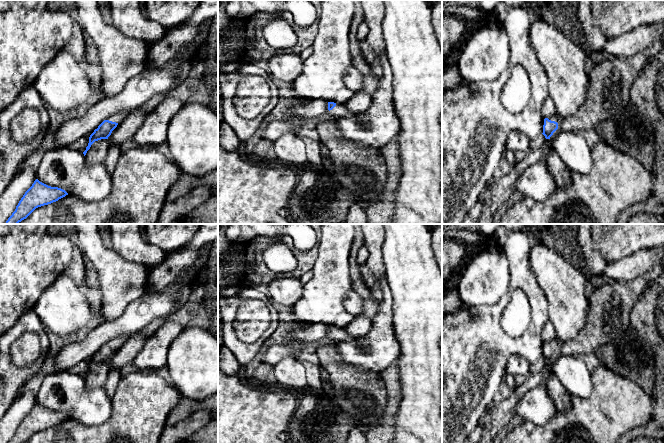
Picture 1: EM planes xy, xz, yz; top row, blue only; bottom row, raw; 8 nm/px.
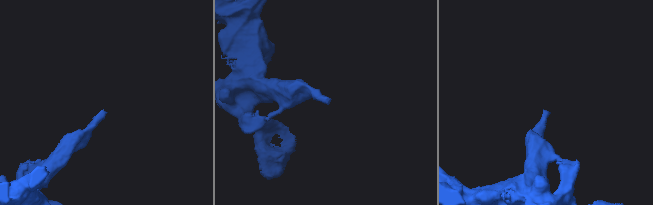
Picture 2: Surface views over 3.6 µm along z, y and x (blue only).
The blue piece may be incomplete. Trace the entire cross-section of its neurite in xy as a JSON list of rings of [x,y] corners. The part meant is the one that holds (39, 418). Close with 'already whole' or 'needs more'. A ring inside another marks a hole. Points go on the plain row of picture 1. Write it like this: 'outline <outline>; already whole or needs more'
outline [[[36,403],[8,443],[26,443],[36,432],[56,426],[66,419],[68,417],[65,414],[48,410]]]; already whole

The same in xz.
outline [[[328,326],[328,334],[329,337],[334,340],[335,342],[355,342],[356,340],[358,340],[359,342],[362,343],[366,343],[363,339],[363,337],[360,338],[352,338],[347,331],[345,330],[345,328],[339,328],[337,329],[334,326]]]; needs more

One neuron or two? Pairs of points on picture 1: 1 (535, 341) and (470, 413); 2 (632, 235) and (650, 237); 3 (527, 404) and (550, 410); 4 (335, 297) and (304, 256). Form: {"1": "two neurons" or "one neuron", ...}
{"1": "one neuron", "2": "one neuron", "3": "one neuron", "4": "two neurons"}

